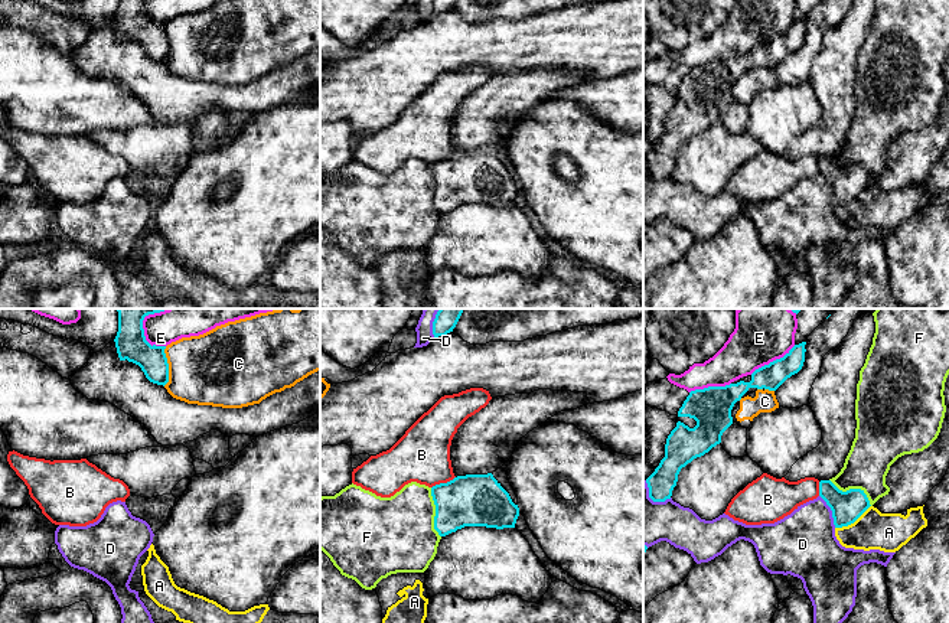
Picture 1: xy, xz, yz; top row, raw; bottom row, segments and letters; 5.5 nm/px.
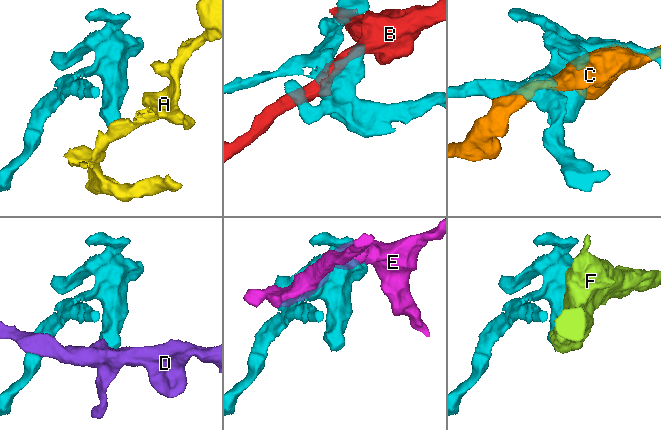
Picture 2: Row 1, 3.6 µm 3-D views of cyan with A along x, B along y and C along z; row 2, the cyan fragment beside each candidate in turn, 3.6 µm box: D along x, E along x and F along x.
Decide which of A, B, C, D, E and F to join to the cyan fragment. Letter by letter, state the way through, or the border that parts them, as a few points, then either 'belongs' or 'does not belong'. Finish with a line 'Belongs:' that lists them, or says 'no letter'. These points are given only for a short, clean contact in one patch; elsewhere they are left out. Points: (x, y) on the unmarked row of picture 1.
A: along yz (870, 182), (853, 199), (835, 205) | does not belong
B: along xz (455, 153), (431, 165) | does not belong
C: does not belong
D: does not belong
E: does not belong
F: does not belong
Belongs: no letter

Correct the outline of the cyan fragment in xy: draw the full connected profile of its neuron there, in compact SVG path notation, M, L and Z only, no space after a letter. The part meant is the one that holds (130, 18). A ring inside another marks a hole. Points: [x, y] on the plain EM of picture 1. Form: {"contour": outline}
{"contour": "M118 0L114 19L120 37L138 42L153 61L164 63L169 59L166 23L151 23L146 17L143 0Z"}

